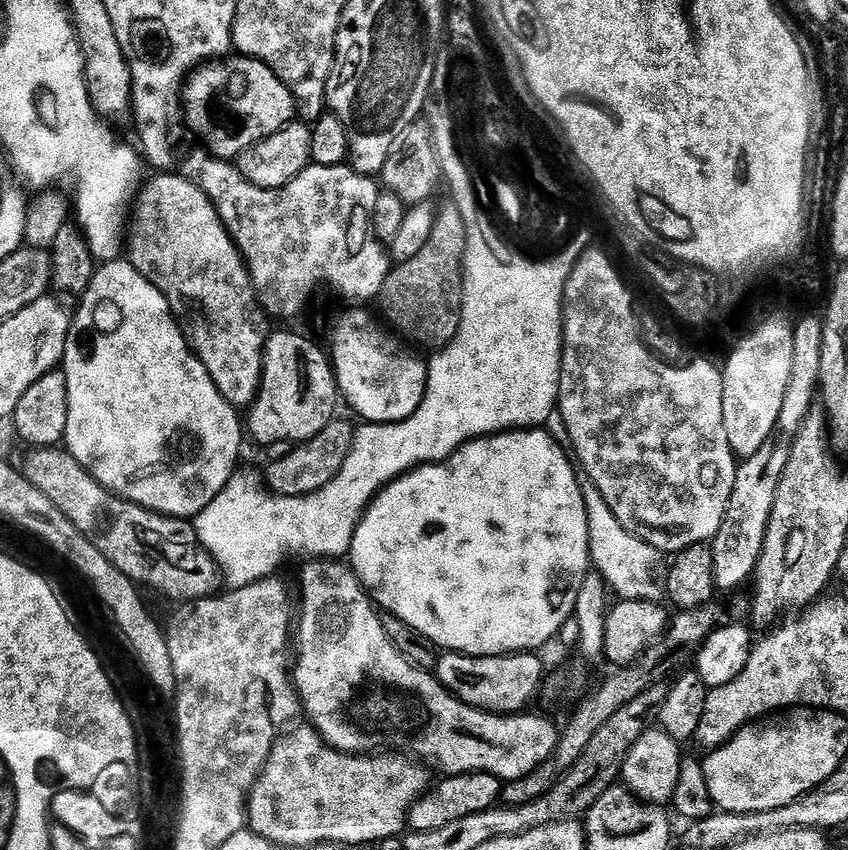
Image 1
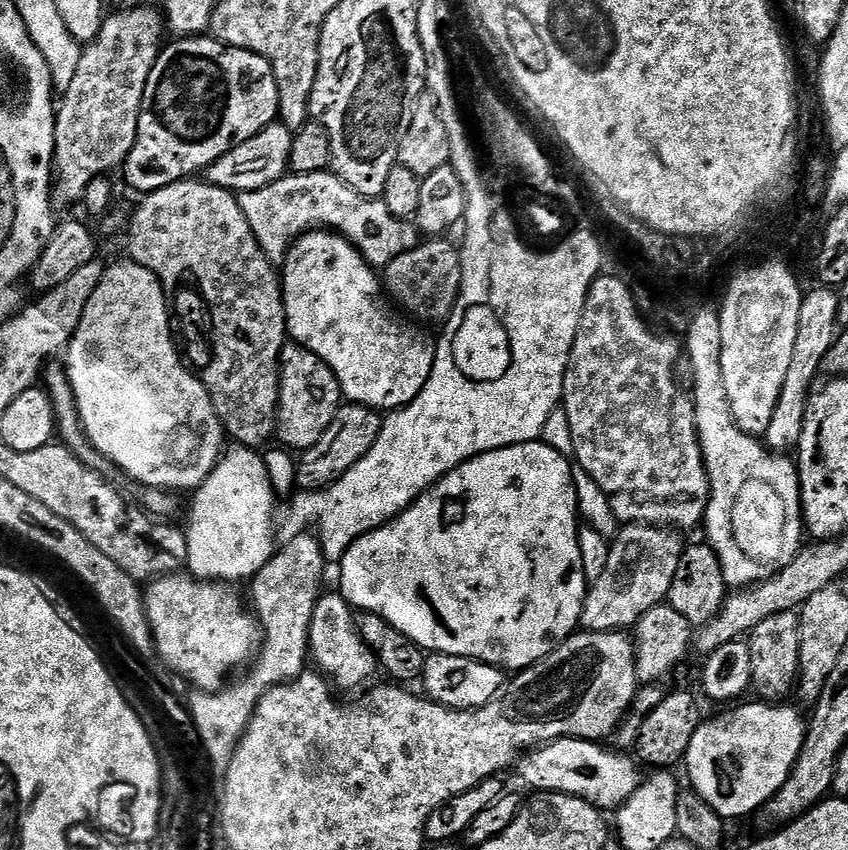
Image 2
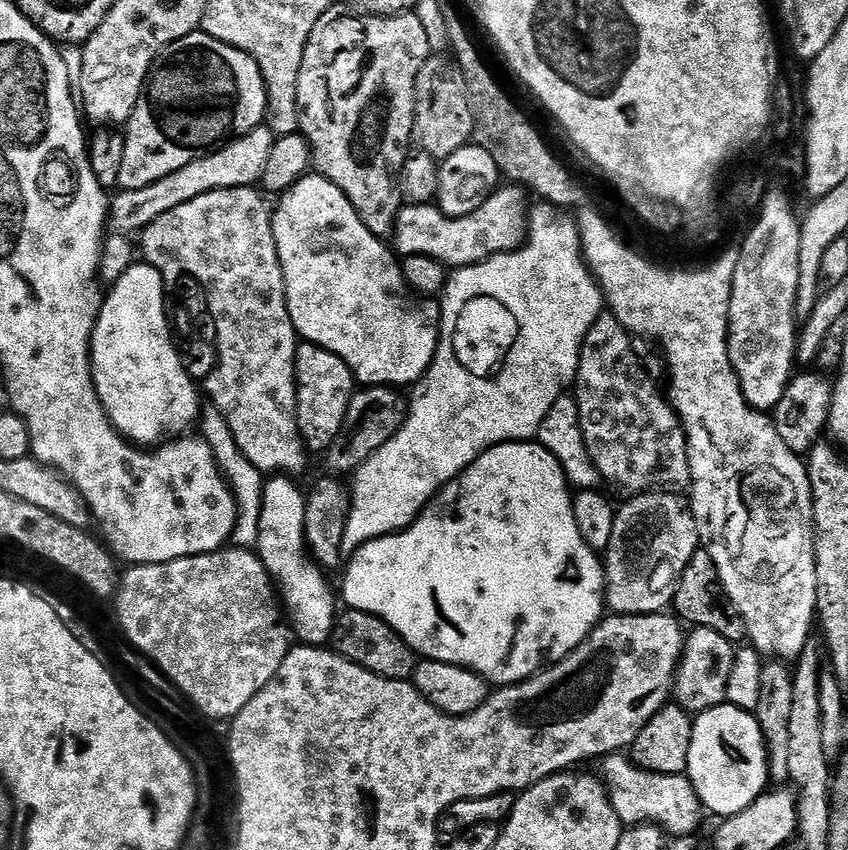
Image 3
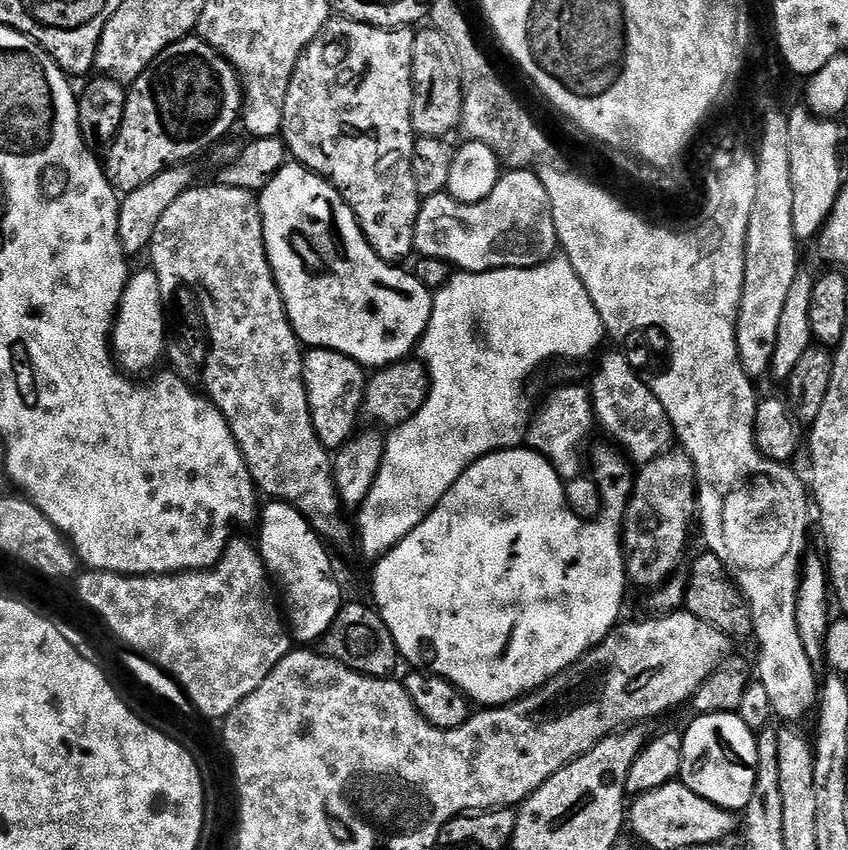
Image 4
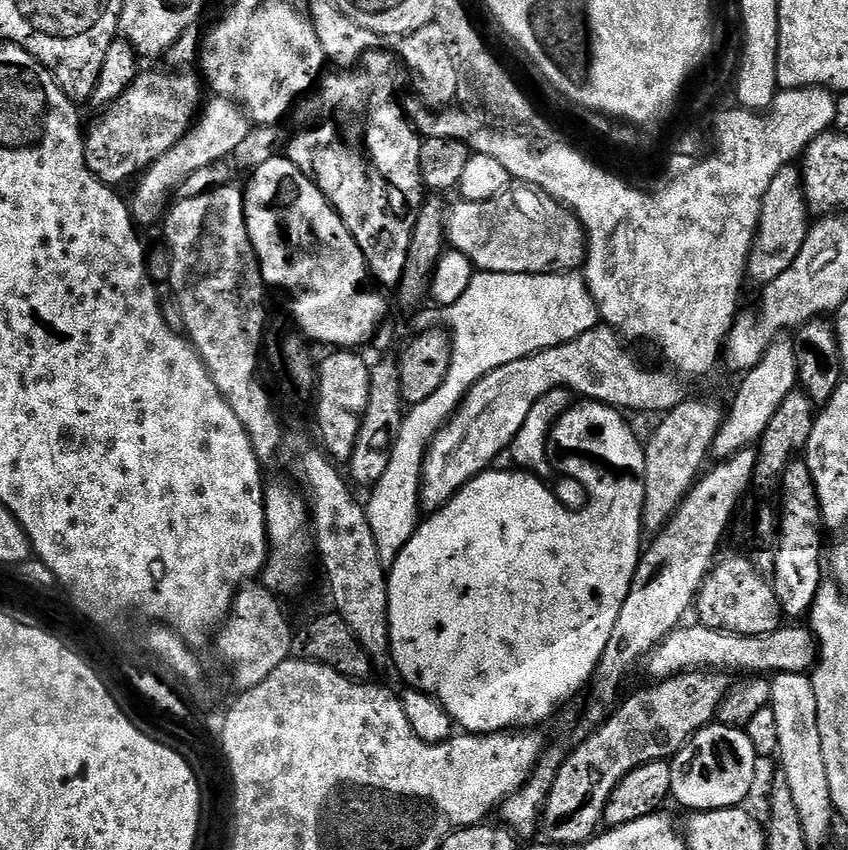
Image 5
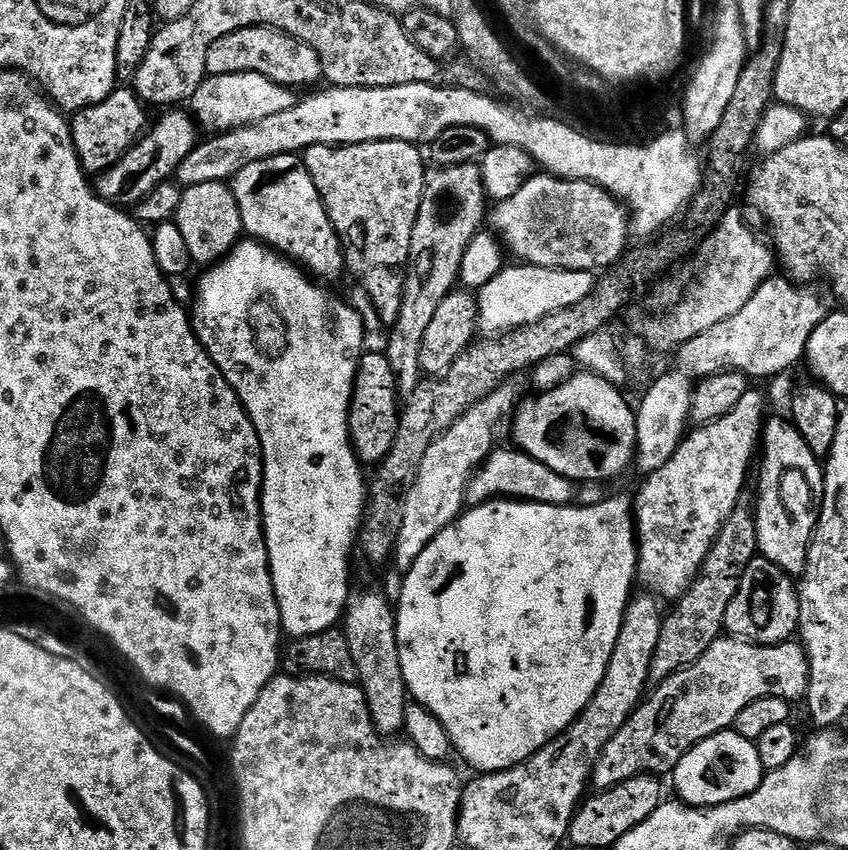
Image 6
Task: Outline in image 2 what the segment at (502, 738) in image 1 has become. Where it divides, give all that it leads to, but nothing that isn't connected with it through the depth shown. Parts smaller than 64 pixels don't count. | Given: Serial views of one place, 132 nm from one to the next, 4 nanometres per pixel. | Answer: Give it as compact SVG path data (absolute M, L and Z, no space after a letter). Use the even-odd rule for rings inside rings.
M339 594L321 595L314 606L314 614L308 631L308 647L310 660L337 689L356 688L368 680L372 671L377 671L378 665L372 651L362 642L356 632L354 612L347 600ZM573 736L551 740L549 744L541 744L521 755L518 761L520 776L536 792L580 796L598 809L619 810L639 786L642 772L636 769L637 761L632 761L628 754L604 746L595 740L575 740Z

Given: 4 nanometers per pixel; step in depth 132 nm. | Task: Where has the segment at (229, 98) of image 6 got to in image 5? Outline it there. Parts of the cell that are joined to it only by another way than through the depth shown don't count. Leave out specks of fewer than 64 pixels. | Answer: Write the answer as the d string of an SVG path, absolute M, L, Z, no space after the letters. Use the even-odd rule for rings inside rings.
M217 95L214 101L211 100L203 107L202 113L196 123L162 158L158 158L148 171L143 173L140 186L136 193L130 196L130 211L132 219L137 225L156 224L159 225L165 219L170 208L170 201L175 197L176 192L194 174L194 170L202 170L219 160L227 161L235 157L238 146L250 130L250 117L235 100L227 100L224 96ZM144 180L144 181L143 181ZM169 199L169 200L168 200Z

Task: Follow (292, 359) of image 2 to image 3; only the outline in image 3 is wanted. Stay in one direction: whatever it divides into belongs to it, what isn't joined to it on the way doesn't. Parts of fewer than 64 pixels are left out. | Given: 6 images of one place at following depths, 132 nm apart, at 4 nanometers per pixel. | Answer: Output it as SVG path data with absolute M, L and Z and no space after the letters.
M300 342L296 345L296 421L300 434L309 449L326 450L332 439L340 434L344 420L348 416L348 407L358 381L350 366L338 354L320 348L317 344Z

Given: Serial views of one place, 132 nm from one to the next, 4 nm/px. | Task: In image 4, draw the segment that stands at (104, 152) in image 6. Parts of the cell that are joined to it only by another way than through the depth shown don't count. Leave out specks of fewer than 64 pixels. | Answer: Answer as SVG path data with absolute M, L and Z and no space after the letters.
M195 34L162 50L162 54L158 54L154 62L150 62L148 69L137 80L131 81L126 95L128 101L124 107L120 132L107 149L108 161L105 159L102 164L104 177L120 194L138 190L168 168L192 162L188 160L202 155L207 148L215 149L235 124L237 127L242 116L240 77L220 53Z

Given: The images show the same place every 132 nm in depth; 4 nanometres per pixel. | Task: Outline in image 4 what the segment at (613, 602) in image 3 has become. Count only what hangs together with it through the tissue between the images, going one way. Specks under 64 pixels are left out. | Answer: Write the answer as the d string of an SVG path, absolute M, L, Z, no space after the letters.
M669 450L639 469L621 529L627 576L633 585L636 584L642 588L648 588L647 590L654 590L661 587L671 577L686 548L688 524L691 520L694 520L697 504L696 468L686 452Z

